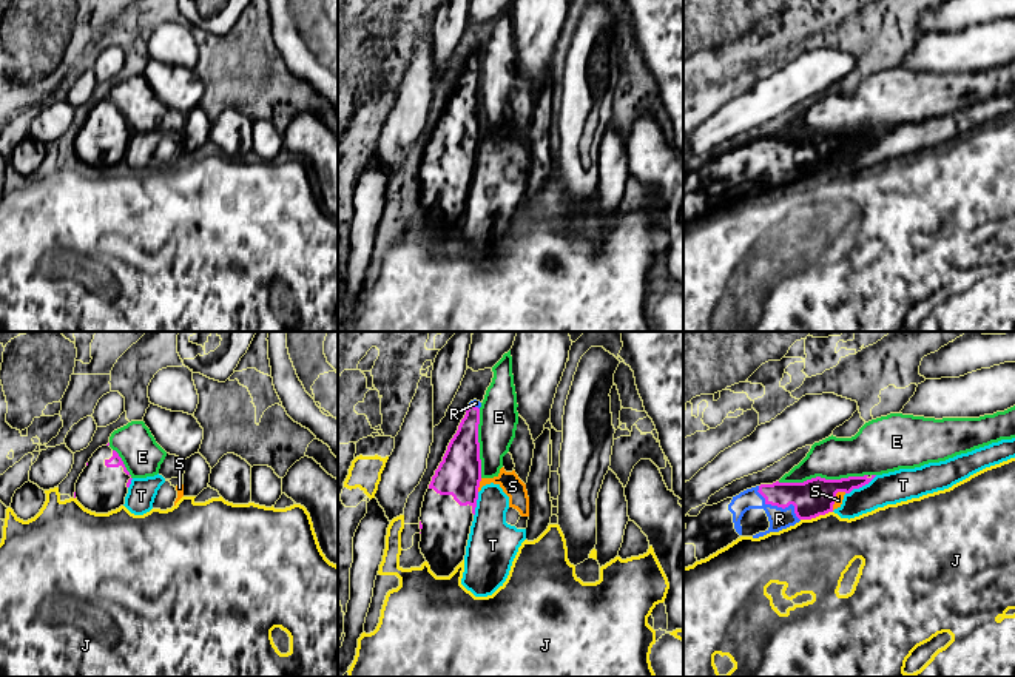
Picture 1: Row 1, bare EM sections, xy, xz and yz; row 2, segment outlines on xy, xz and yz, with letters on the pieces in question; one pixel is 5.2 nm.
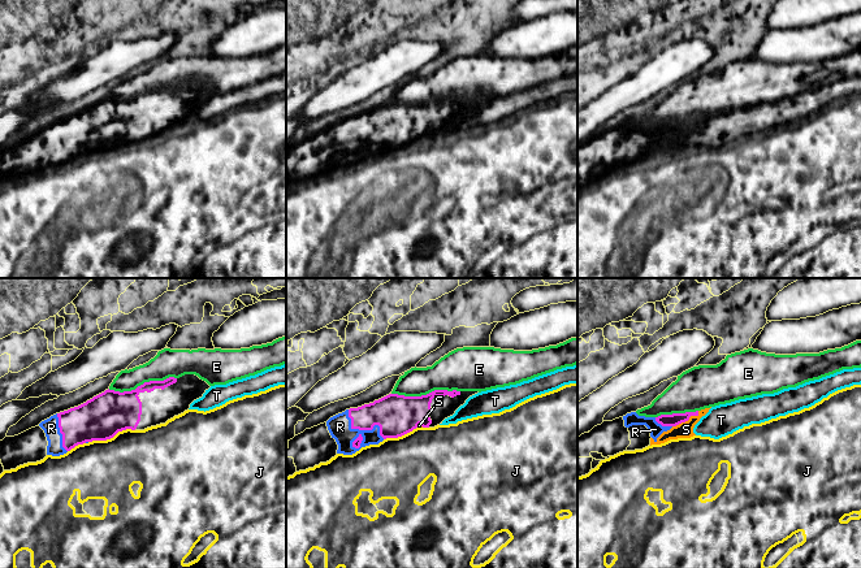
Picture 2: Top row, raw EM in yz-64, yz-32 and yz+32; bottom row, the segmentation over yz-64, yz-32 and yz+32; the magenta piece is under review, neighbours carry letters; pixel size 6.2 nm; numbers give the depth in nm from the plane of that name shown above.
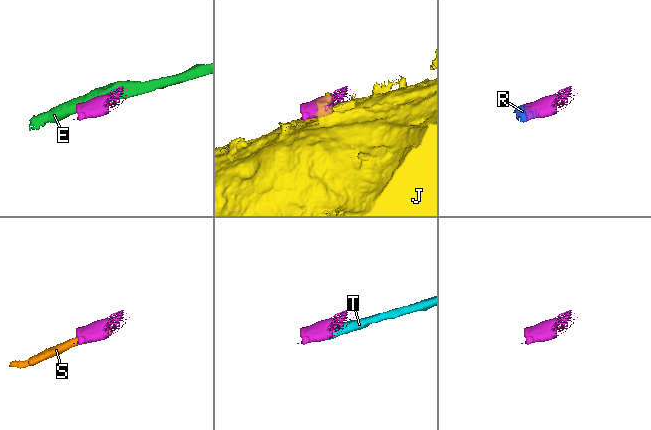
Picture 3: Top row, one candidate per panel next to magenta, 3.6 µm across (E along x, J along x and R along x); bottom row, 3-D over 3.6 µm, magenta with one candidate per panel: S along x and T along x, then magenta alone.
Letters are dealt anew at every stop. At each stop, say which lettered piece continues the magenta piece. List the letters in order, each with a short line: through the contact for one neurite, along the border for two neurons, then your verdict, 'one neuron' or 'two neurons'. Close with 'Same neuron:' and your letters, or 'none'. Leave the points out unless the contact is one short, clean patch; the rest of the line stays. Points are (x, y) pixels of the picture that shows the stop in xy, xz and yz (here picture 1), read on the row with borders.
E: two neurons
J: two neurons
R: line yz (815, 497), (779, 506), (779, 518); one neuron
S: line xz (482, 478), (477, 491); two neurons
T: line yz (876, 475), (846, 494); two neurons
Same neuron: R

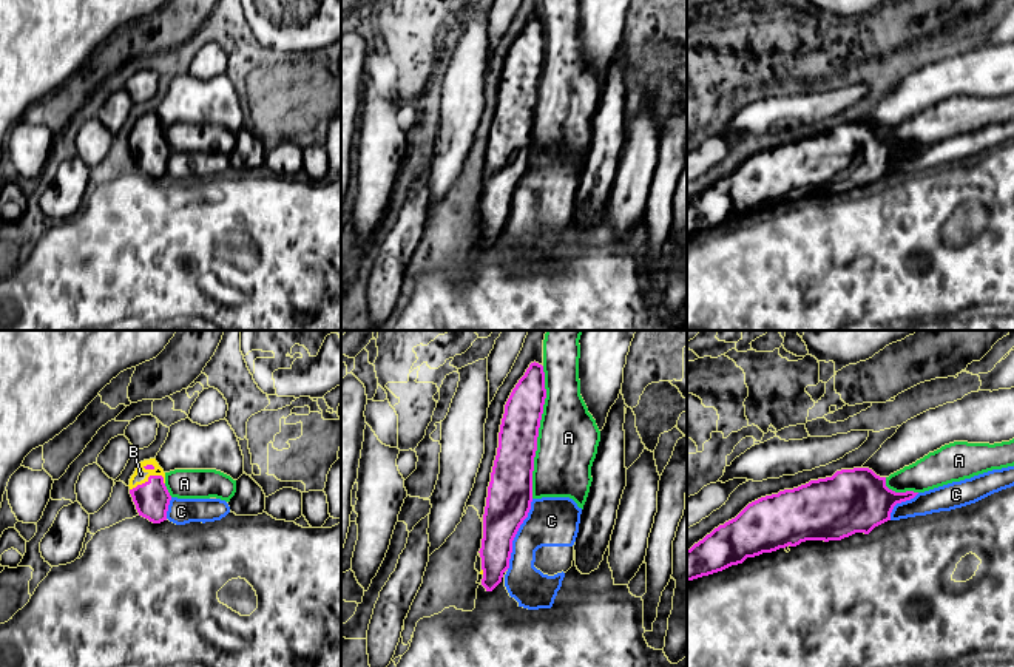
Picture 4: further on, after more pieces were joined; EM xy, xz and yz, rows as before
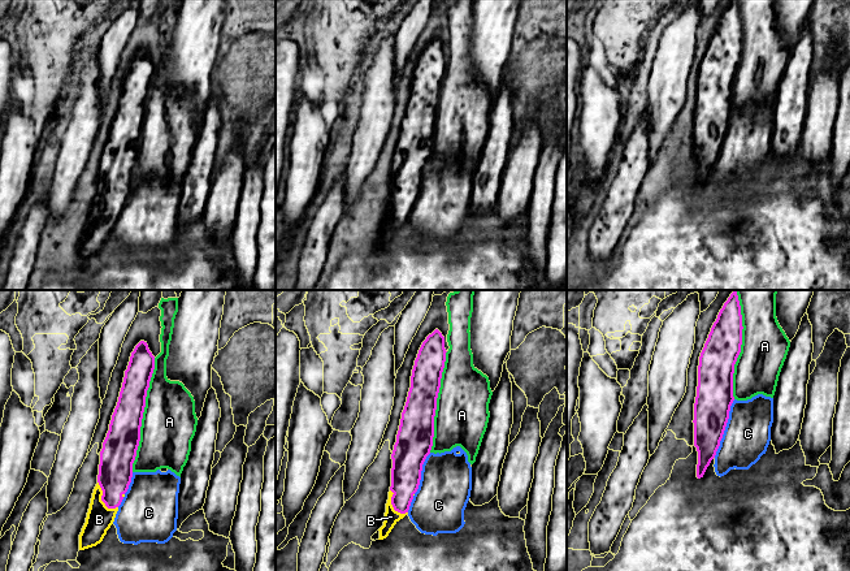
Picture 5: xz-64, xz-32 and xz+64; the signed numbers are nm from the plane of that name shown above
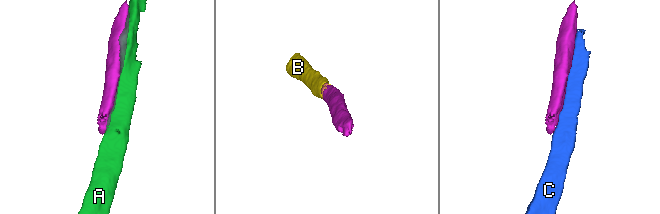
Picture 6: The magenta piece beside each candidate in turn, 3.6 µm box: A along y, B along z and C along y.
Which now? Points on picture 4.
A: two neurons
B: one neuron
C: two neurons
Same neuron: B

